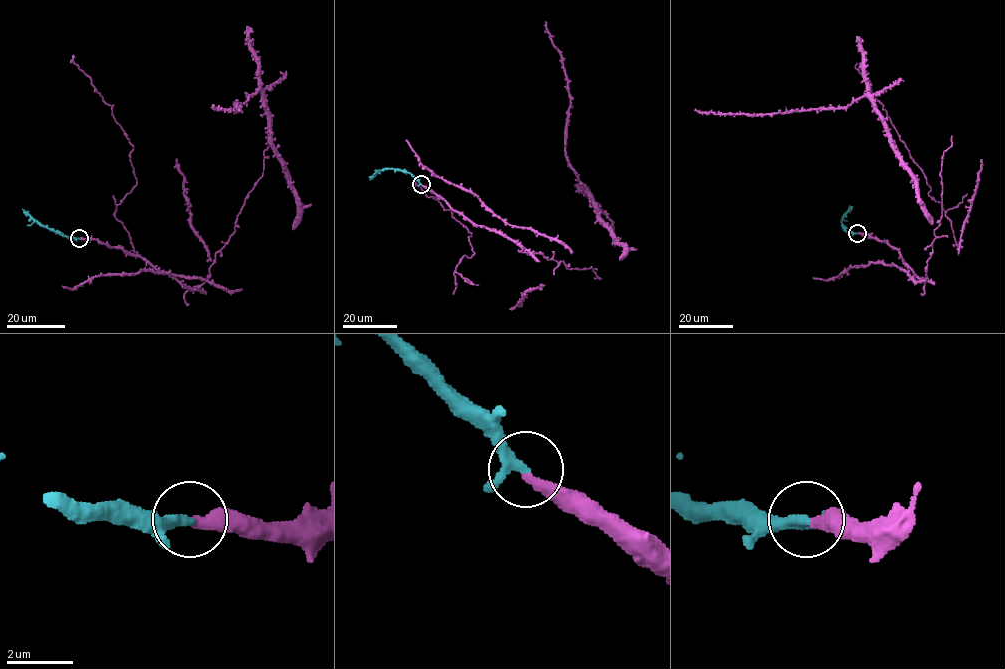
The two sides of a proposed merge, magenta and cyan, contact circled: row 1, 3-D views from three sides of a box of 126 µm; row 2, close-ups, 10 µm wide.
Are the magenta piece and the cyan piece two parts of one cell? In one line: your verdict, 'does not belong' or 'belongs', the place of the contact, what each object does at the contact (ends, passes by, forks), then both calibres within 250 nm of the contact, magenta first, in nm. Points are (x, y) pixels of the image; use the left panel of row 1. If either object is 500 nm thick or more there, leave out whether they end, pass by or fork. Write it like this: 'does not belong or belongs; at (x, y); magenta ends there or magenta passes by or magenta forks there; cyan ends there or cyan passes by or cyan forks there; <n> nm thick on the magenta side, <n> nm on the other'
belongs; at (79, 238); magenta ends there; cyan passes by; 360 nm thick on the magenta side, 280 nm on the other

